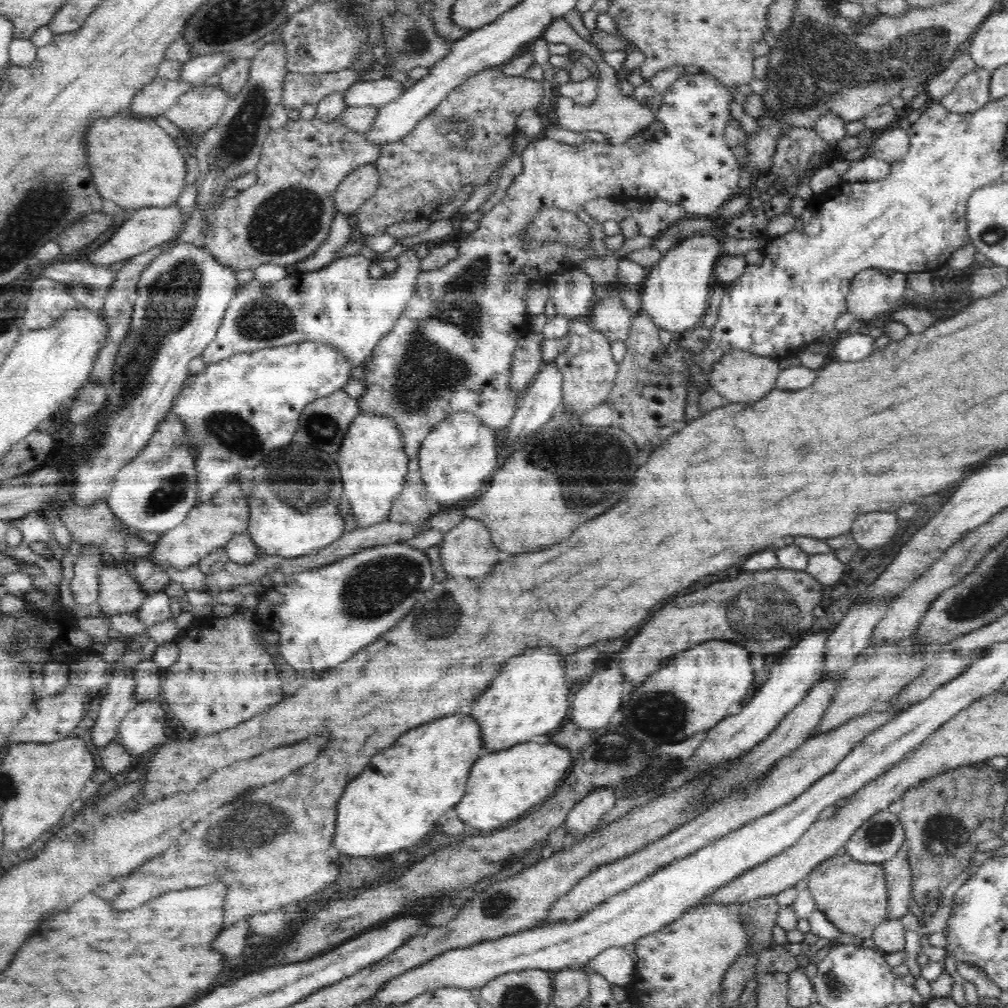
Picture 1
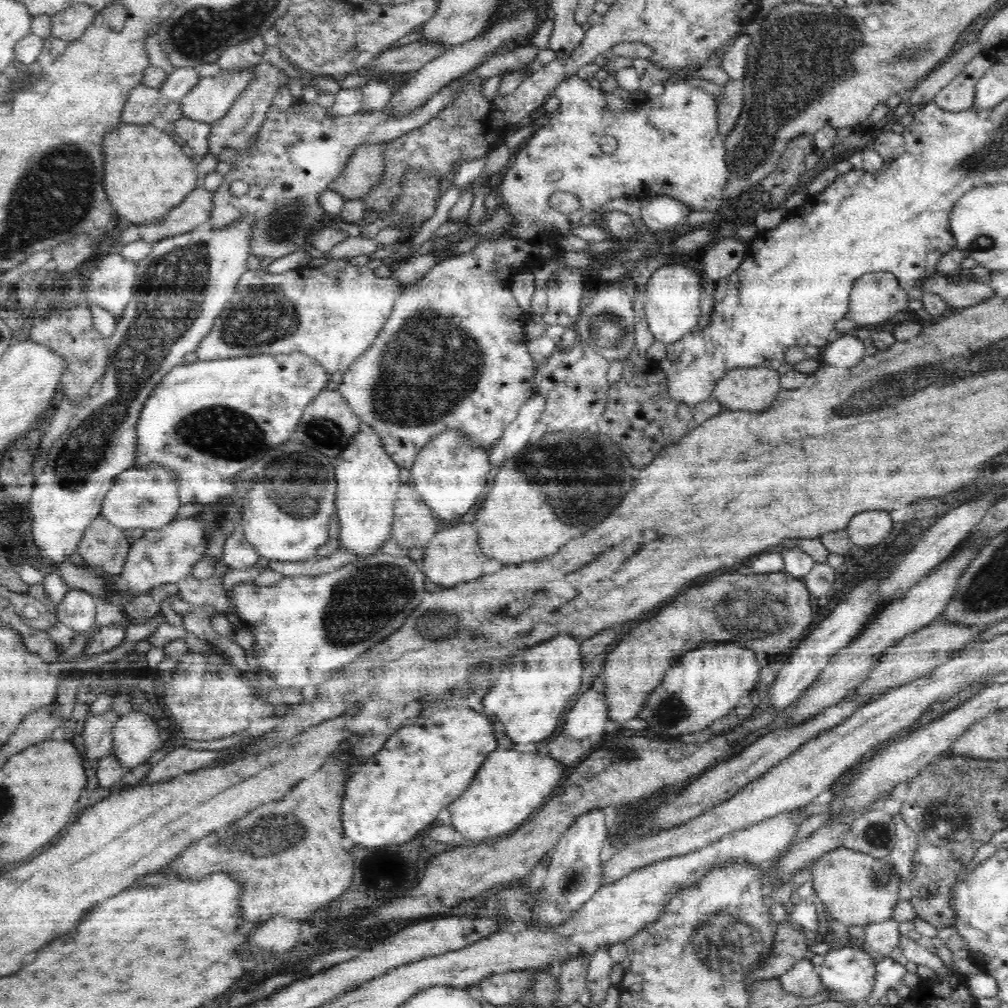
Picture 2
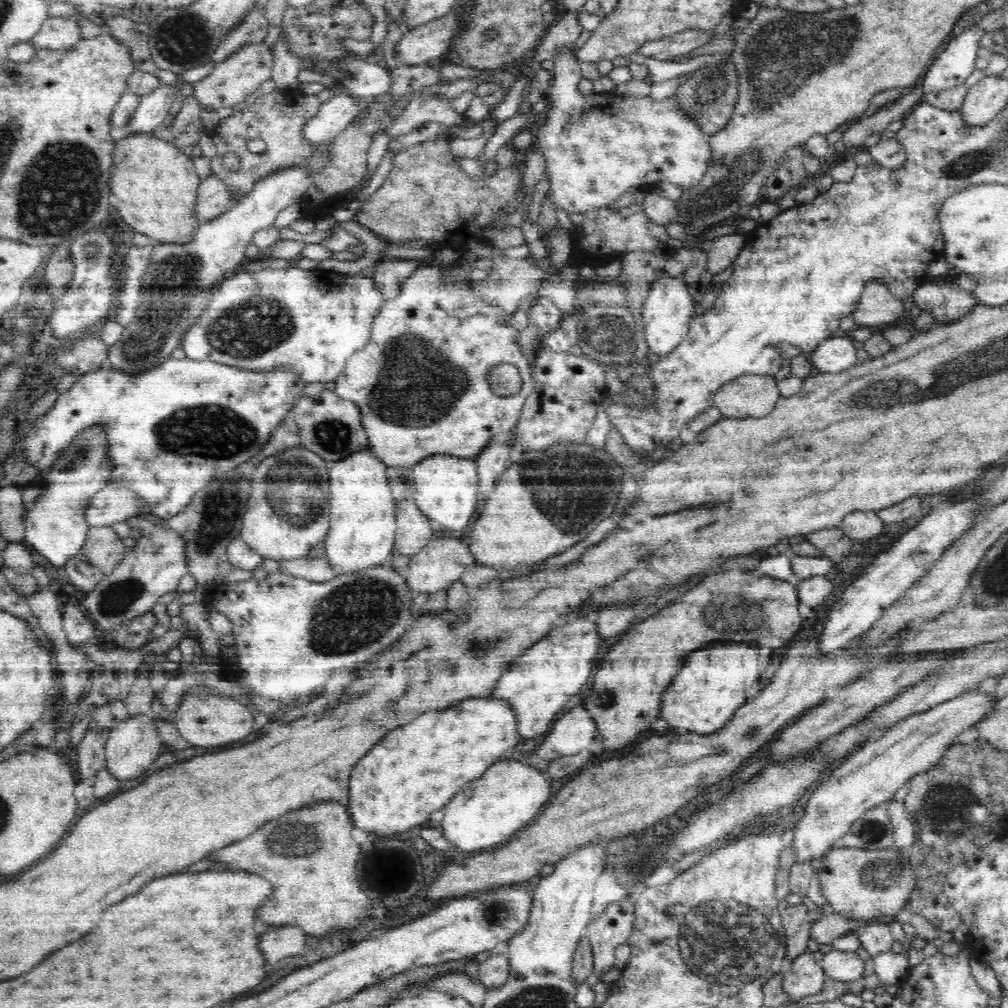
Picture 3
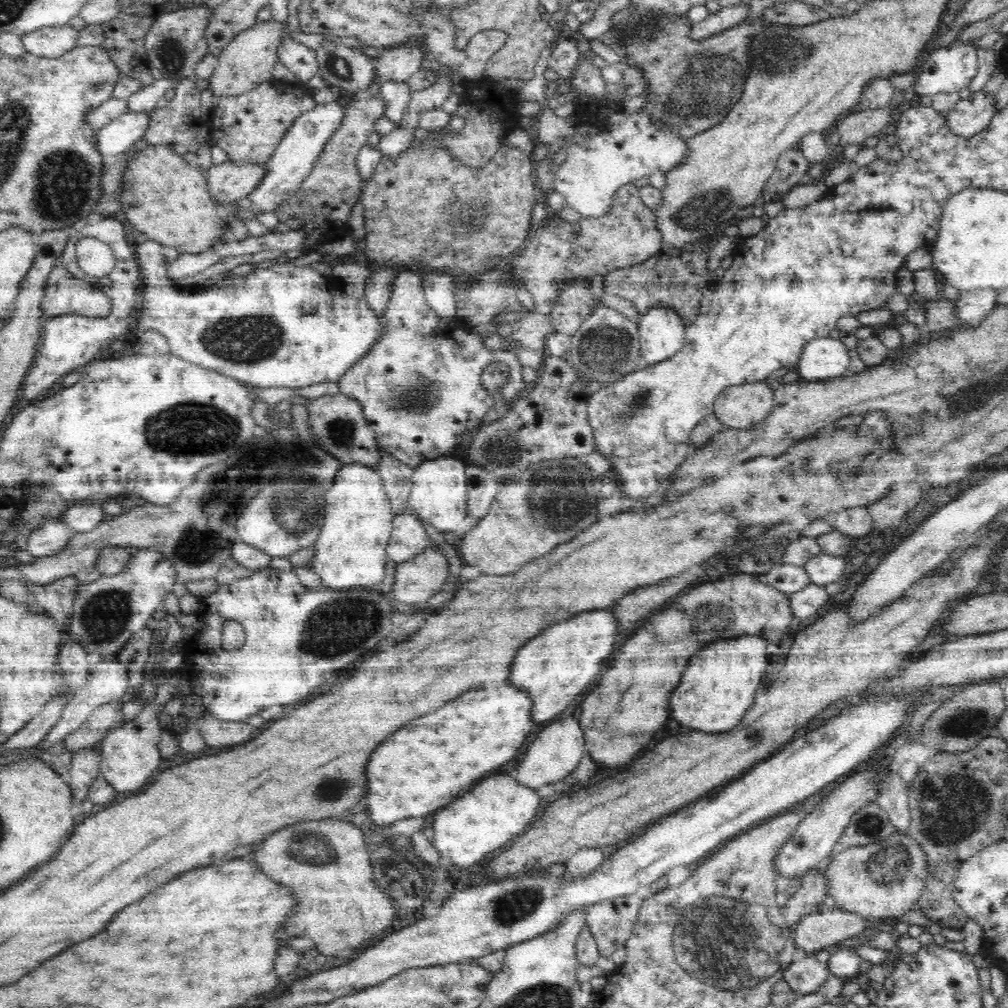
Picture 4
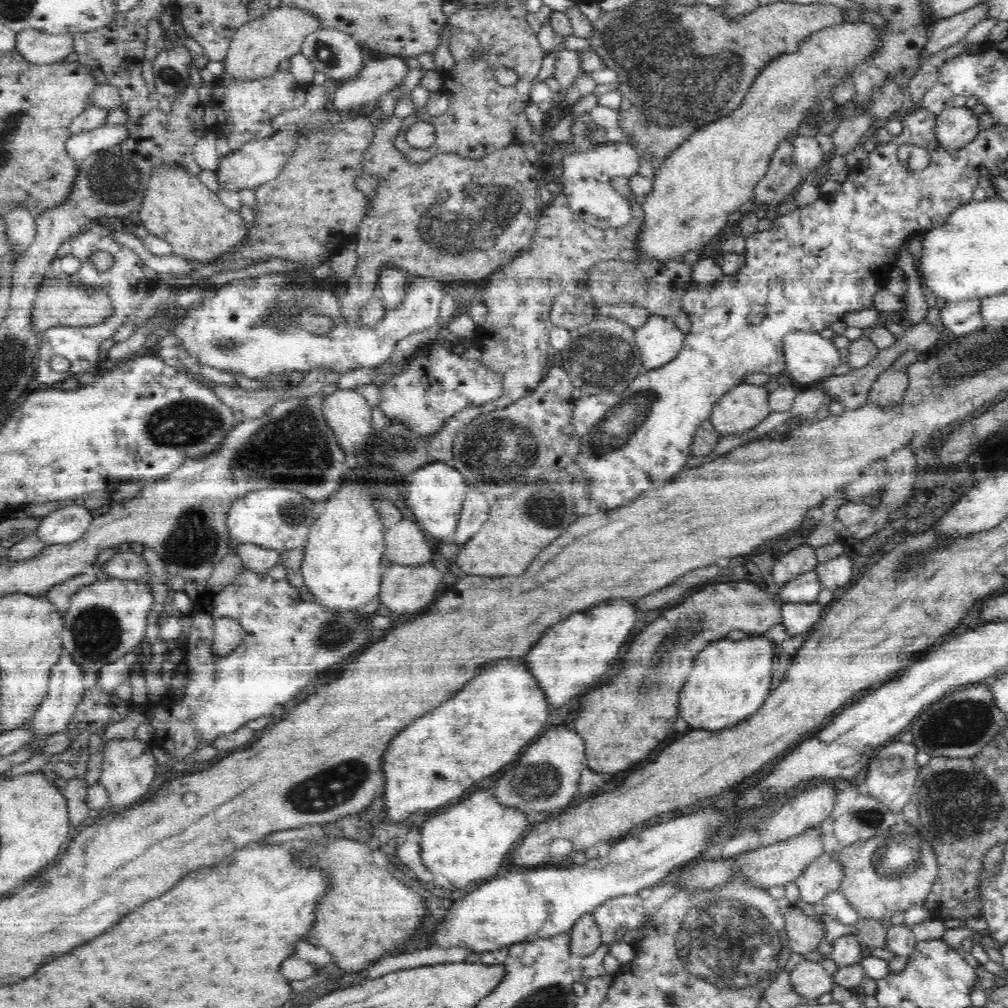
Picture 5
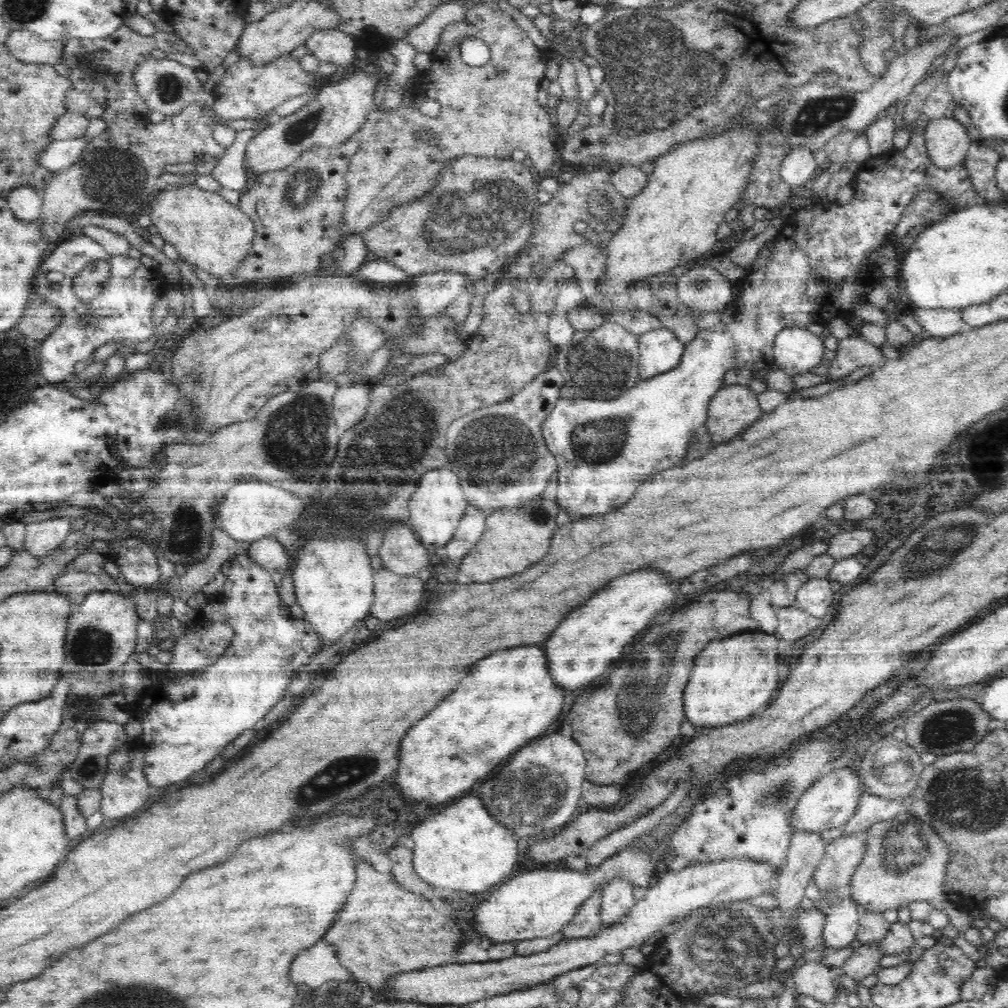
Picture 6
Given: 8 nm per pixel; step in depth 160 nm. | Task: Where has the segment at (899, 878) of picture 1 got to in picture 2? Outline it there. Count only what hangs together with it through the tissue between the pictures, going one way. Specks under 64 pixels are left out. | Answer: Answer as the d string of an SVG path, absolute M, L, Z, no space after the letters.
M900 815L893 816L896 834L895 845L887 857L888 863L898 873L901 884L908 884L910 878L913 856L918 848L918 837L916 833L903 822Z

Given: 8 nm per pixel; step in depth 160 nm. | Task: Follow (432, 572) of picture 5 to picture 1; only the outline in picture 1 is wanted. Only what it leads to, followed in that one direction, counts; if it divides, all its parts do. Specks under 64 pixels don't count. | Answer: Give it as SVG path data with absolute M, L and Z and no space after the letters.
M464 517L452 530L443 534L443 539L439 546L440 566L449 577L482 576L488 574L498 562L498 550L494 548L488 527L478 519Z

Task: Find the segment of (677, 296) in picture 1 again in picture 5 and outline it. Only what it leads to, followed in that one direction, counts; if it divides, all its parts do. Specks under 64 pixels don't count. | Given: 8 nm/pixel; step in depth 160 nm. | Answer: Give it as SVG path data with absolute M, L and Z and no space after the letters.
M650 315L635 332L643 368L646 371L660 368L674 360L684 348L686 336L669 318Z

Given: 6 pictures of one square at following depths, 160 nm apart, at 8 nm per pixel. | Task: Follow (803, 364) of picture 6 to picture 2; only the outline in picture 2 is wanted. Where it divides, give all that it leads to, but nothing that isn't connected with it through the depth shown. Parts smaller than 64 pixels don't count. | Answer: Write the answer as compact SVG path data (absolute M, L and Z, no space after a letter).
M852 332L825 345L821 349L819 359L822 363L839 369L848 369L856 366L866 356L864 349L862 340Z

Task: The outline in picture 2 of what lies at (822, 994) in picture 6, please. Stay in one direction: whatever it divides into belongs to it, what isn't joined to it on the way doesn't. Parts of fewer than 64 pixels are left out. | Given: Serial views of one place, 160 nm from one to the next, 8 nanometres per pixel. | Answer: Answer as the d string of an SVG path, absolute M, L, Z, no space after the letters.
M810 957L799 960L788 972L779 976L784 990L797 997L813 997L821 988L821 980Z

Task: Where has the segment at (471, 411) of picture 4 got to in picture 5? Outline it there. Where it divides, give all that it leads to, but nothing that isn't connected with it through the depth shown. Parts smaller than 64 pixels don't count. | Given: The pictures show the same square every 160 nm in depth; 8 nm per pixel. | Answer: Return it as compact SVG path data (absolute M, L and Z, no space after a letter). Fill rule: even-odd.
M385 267L377 277L378 294L382 297L385 309L392 310L402 306L412 281L410 274L398 268ZM448 338L445 345L437 346L436 342L422 346L410 357L399 361L397 369L387 378L374 367L376 376L372 384L382 384L379 408L389 419L398 419L408 429L431 437L437 433L445 420L462 409L470 406L482 406L486 402L500 398L503 393L501 374L488 370L479 360L462 359L452 351L454 344Z

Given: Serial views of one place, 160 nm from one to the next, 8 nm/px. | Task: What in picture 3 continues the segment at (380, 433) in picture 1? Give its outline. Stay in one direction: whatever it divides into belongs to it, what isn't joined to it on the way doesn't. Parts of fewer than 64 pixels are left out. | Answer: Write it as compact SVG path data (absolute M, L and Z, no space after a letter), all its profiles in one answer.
M369 449L358 450L348 458L331 464L328 491L330 530L325 536L323 556L329 560L337 575L352 574L389 563L397 530L397 501L388 487L386 467Z

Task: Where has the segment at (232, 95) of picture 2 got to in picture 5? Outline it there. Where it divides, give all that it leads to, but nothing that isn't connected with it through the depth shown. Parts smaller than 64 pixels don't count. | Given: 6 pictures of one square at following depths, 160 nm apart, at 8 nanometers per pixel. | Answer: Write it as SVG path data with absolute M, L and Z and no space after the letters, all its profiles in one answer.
M298 7L268 9L256 19L251 18L237 29L224 57L224 73L242 80L266 78L278 71L282 60L301 52L303 40L320 29L320 19Z

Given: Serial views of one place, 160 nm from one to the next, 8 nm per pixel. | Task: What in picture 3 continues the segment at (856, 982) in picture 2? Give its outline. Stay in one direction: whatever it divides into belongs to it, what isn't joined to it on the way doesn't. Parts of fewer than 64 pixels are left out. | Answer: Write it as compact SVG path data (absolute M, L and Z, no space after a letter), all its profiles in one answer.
M832 949L820 962L823 971L835 981L850 982L864 977L864 961L857 953Z

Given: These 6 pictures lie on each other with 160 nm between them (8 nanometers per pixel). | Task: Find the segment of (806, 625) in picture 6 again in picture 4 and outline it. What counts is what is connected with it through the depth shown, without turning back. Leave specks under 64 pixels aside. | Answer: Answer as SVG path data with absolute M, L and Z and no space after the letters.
M808 584L806 588L789 595L790 608L798 620L810 622L818 617L817 613L823 604L828 602L828 594L824 586Z

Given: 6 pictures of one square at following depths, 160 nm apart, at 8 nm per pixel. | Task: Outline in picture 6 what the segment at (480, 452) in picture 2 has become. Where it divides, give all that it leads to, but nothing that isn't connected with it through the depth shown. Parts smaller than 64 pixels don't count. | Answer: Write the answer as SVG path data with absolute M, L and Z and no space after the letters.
M438 466L426 470L418 480L416 490L410 498L408 524L419 537L428 553L434 554L436 549L444 547L454 536L468 500L464 498L465 492L460 488L459 478L449 468Z

